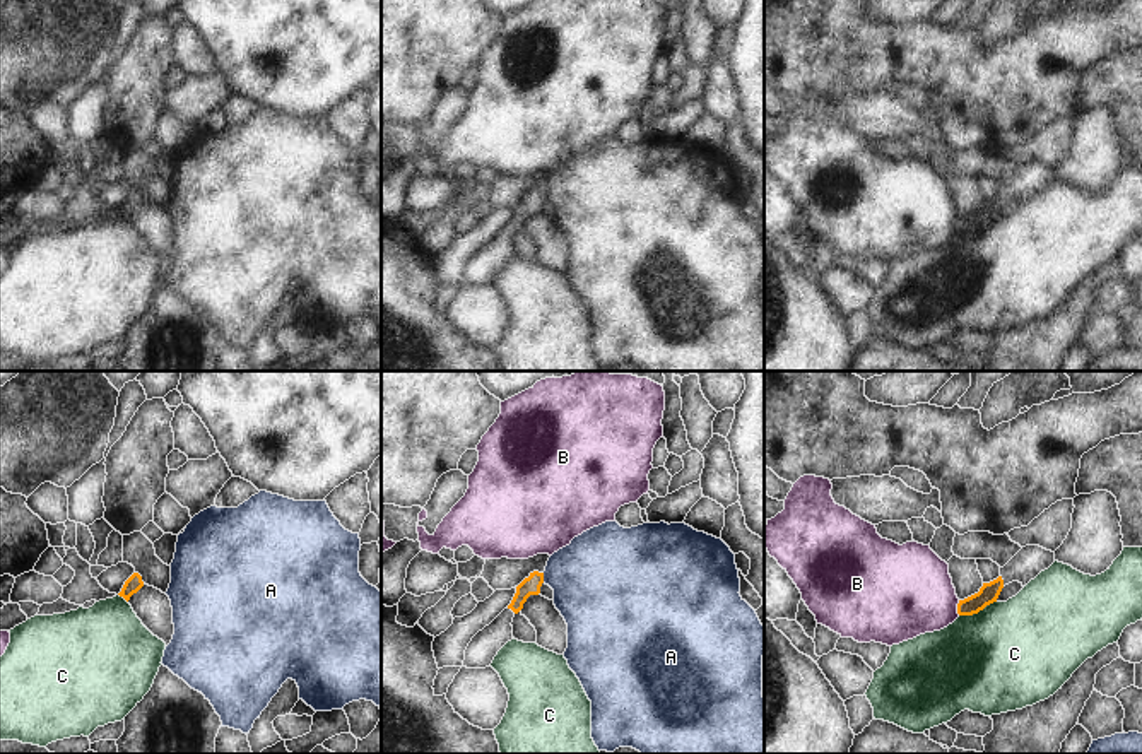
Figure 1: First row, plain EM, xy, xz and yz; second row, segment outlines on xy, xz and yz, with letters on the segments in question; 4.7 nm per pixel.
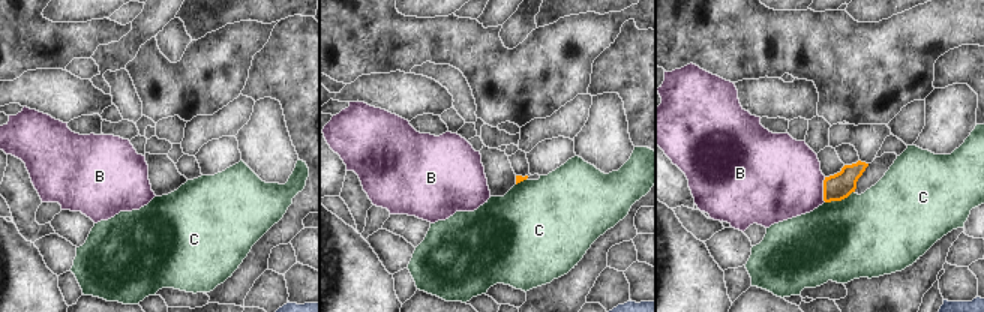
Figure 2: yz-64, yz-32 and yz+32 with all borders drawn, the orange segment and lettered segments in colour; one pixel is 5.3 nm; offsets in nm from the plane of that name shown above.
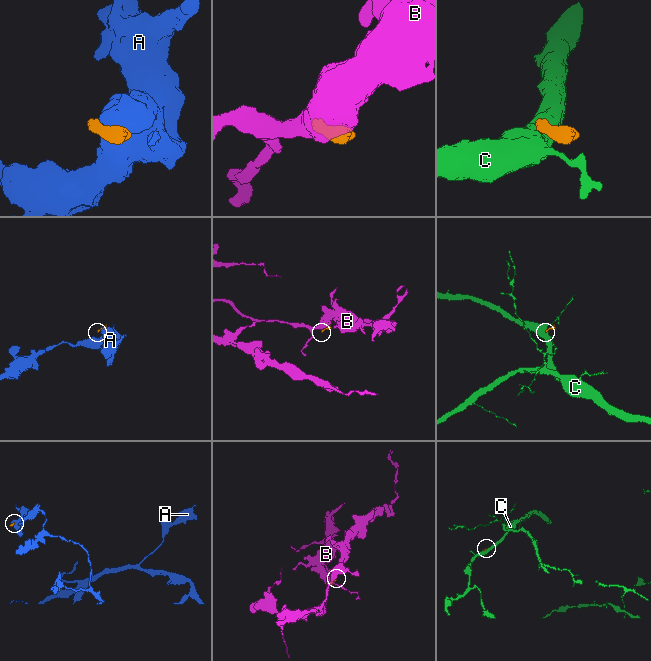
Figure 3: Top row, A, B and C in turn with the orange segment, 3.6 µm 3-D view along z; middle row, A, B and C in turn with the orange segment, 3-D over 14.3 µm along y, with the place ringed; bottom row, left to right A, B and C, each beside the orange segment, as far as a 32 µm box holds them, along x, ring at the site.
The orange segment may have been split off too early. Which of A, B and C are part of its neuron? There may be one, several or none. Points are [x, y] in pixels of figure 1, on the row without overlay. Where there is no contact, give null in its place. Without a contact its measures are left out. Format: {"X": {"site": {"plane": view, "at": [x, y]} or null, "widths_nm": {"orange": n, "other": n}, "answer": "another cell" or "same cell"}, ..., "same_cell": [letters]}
{"A": {"site": {"plane": "xz", "at": [542, 195]}, "widths_nm": {"orange": 90, "other": 420}, "answer": "another cell"}, "B": {"site": {"plane": "yz", "at": [958, 224]}, "widths_nm": {"orange": 90, "other": 420}, "answer": "another cell"}, "C": {"site": {"plane": "yz", "at": [977, 229]}, "widths_nm": {"orange": 90, "other": 500}, "answer": "another cell"}, "same_cell": []}

